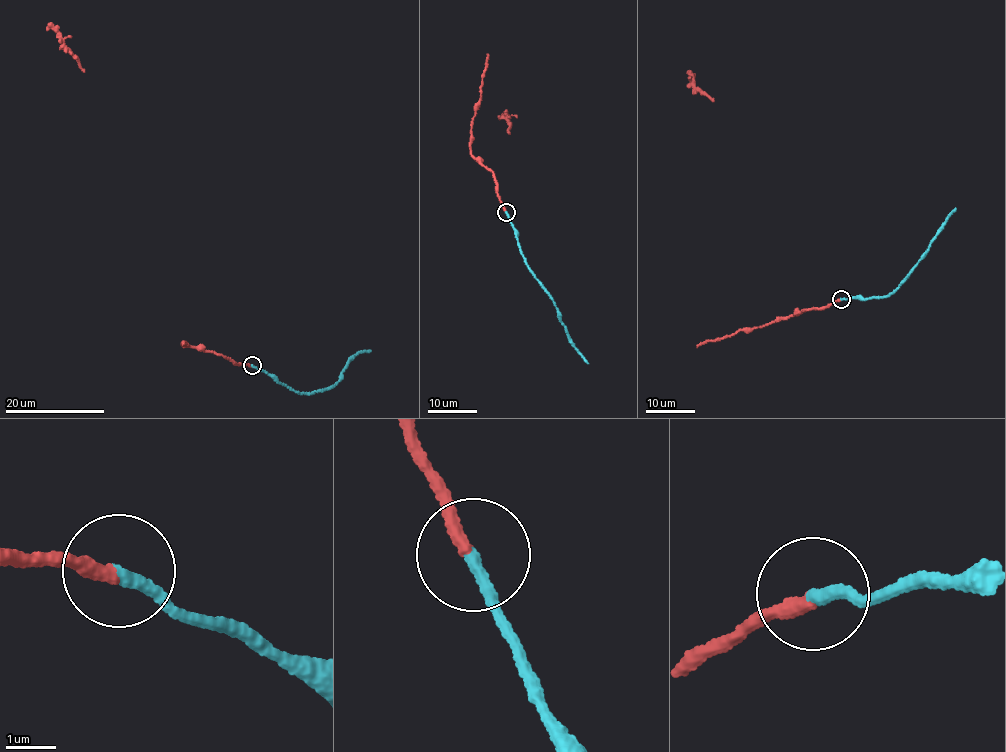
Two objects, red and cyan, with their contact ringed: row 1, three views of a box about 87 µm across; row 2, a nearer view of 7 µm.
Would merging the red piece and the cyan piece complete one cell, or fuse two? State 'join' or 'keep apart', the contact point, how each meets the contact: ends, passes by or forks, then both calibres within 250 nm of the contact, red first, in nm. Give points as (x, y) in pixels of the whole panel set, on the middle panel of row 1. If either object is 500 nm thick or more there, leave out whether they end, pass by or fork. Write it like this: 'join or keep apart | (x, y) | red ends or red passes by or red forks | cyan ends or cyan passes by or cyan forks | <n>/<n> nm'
join | (506, 212) | red ends | cyan ends | 300/280 nm

